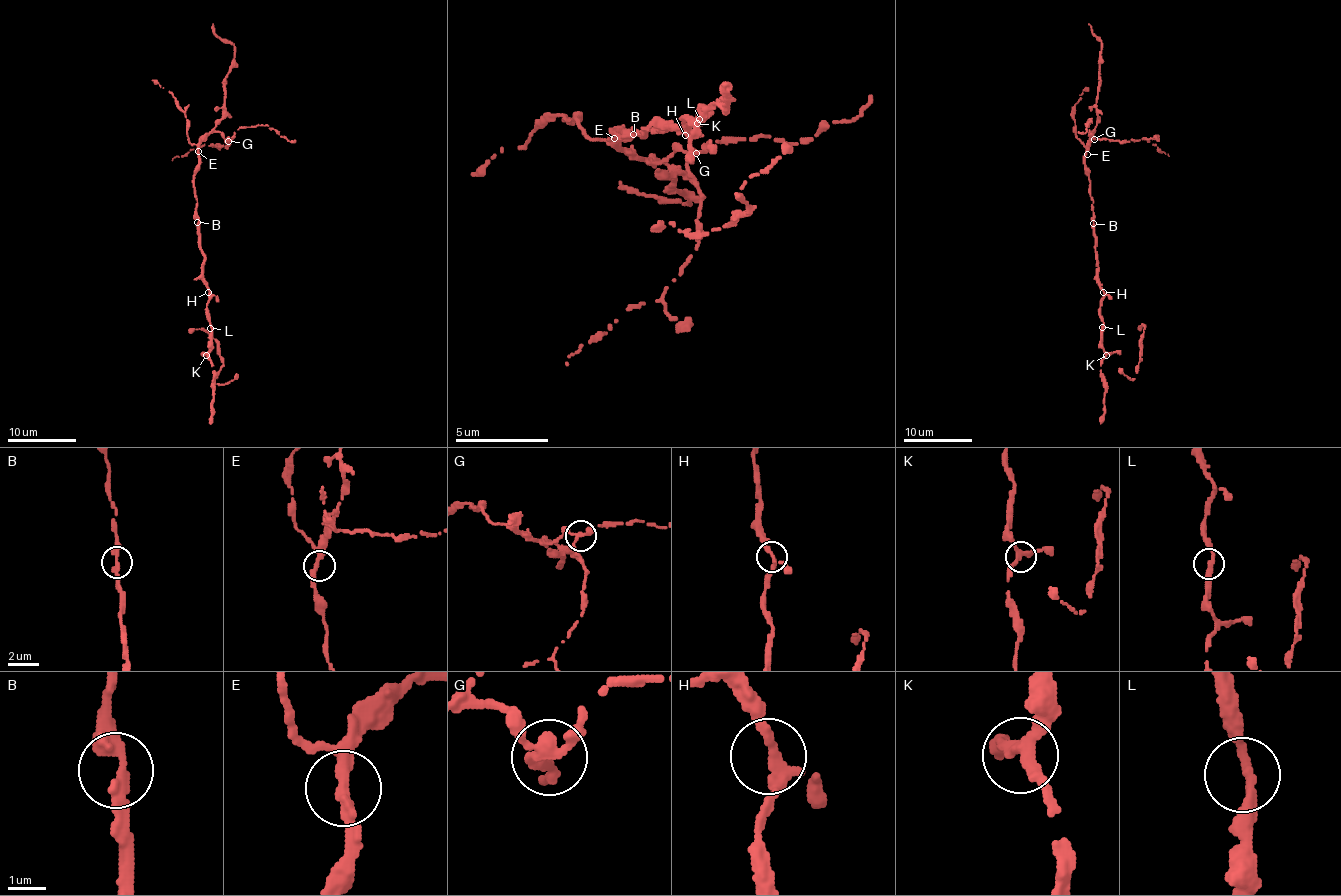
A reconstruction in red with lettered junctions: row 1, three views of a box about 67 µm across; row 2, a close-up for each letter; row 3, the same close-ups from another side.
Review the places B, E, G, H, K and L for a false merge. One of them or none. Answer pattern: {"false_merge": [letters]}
{"false_merge": ["G"]}

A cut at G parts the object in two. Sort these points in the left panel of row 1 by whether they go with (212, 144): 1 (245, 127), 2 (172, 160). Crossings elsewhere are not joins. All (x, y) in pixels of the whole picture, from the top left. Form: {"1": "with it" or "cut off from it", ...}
{"1": "with it", "2": "with it"}

